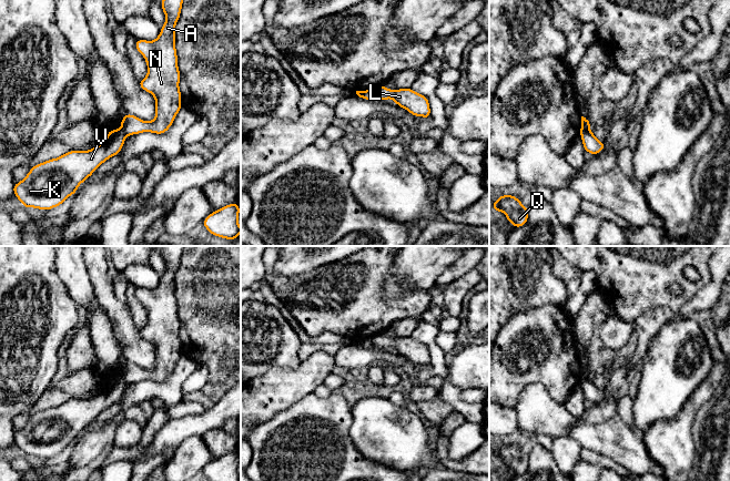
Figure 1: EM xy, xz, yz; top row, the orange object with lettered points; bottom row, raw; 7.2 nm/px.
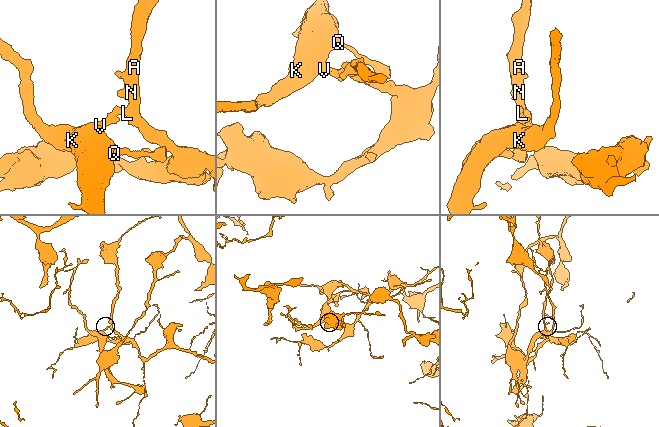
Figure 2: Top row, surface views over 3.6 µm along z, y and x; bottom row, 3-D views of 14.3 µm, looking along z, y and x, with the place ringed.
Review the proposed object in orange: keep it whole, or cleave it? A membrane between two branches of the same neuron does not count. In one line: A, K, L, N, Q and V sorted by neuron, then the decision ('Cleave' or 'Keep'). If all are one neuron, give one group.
Groups: A L N / K Q V. Cleave

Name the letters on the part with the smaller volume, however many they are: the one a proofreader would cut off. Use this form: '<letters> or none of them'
K, Q, V

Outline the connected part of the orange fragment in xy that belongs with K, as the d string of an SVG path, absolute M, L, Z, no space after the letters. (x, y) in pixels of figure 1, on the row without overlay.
M114 377L108 379L108 385L103 390L89 399L73 398L57 407L34 413L21 430L13 433L13 442L26 457L48 459L61 453L102 411L120 401L126 385L122 377Z

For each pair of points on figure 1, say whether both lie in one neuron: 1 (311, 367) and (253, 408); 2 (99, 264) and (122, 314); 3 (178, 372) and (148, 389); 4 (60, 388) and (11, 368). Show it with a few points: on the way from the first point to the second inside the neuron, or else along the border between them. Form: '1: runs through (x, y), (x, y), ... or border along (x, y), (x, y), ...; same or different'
1: runs through (296, 381), (291, 386), (281, 387), (267, 395); same
2: runs through (99, 276), (104, 294), (110, 302); same
3: runs through (173, 380), (164, 389), (155, 389); same
4: border along (48, 386), (32, 407); different

